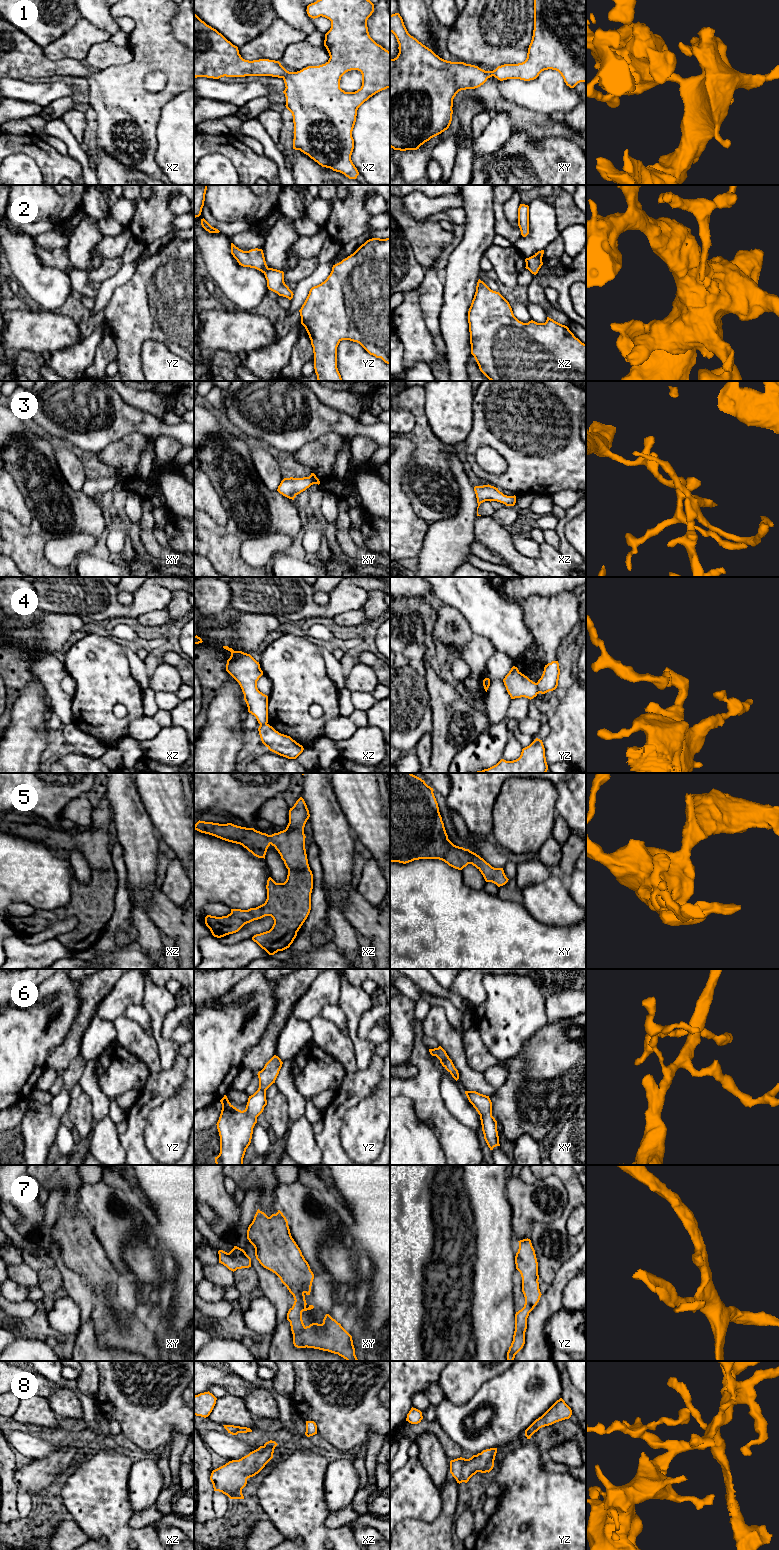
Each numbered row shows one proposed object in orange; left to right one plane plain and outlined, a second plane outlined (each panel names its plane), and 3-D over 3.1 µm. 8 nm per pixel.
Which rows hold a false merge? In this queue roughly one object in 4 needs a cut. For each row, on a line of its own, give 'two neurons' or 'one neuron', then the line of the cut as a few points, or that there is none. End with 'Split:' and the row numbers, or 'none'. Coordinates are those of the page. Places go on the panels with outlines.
1: one neuron; no cut
2: two neurons; cut in yz along (268, 268), (264, 273)
3: one neuron; no cut
4: two neurons; cut in yz along (535, 683), (540, 692)
5: one neuron; no cut
6: one neuron; no cut
7: one neuron; no cut
8: one neuron; no cut
Split: 2, 4

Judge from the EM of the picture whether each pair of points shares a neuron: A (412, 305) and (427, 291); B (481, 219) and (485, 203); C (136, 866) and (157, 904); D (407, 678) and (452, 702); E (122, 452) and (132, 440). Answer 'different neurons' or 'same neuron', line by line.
A: different neurons
B: same neuron
C: different neurons
D: different neurons
E: same neuron

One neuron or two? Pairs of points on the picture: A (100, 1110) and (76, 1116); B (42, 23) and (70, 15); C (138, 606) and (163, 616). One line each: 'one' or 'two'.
A: two
B: one
C: two

